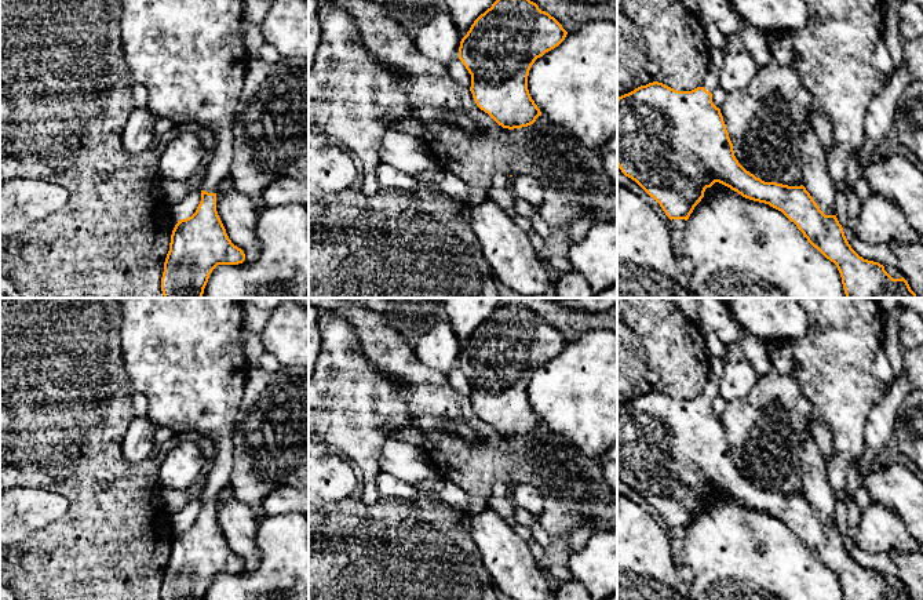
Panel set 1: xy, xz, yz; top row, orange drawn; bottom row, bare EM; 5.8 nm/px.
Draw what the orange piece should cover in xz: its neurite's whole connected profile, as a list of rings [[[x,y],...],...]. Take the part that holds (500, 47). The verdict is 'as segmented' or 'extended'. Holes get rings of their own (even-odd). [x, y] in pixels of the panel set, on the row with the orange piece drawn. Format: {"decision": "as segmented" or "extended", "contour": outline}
{"decision": "as segmented", "contour": [[[496,0],[474,21],[459,47],[459,59],[471,74],[470,91],[477,106],[503,128],[533,124],[541,112],[528,90],[529,70],[537,58],[558,47],[566,34],[554,17],[530,0]]]}

